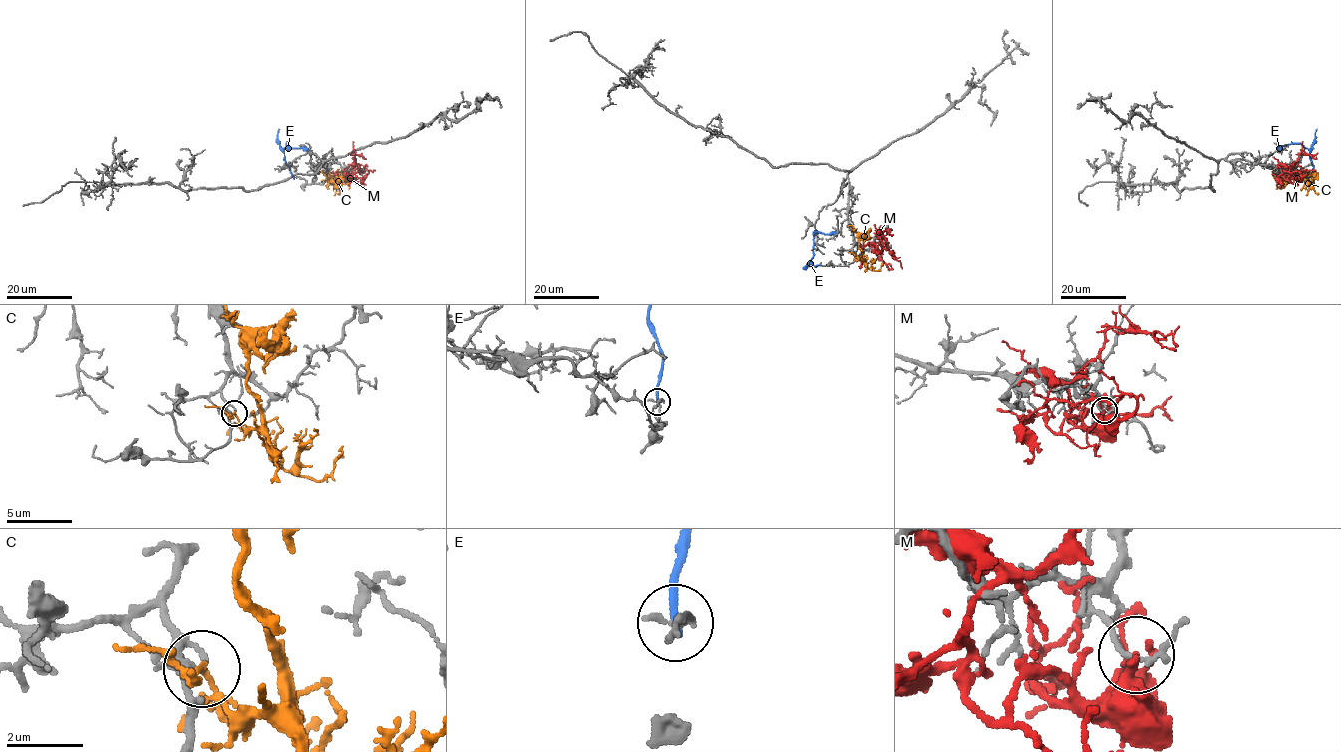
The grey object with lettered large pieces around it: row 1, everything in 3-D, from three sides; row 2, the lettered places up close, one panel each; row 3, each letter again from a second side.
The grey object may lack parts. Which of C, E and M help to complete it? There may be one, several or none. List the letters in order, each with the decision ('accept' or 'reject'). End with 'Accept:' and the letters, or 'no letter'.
C: reject
E: reject
M: reject
Accept: no letter

